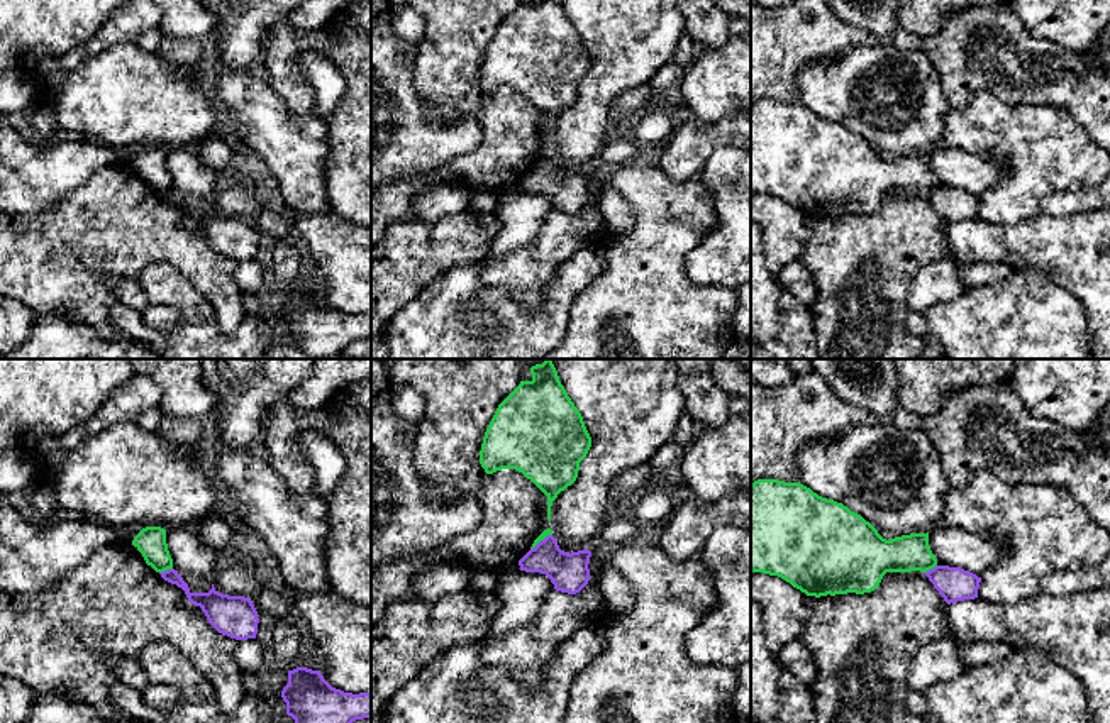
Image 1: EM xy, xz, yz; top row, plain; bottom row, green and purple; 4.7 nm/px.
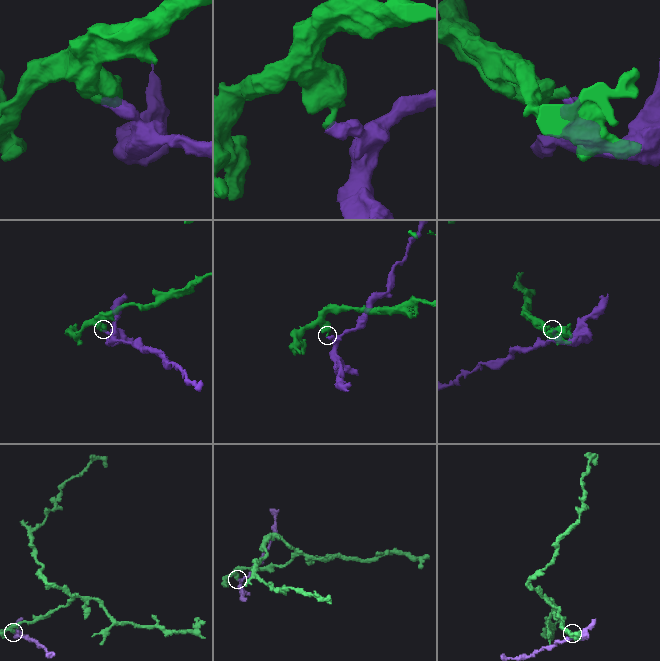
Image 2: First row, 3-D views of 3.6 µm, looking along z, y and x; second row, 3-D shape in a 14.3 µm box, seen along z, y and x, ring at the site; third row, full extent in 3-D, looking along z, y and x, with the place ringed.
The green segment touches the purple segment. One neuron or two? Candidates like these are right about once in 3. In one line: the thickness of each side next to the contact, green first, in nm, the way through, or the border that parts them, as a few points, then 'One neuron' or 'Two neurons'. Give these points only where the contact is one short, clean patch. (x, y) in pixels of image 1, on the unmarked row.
Thickness 140 nm (green) against 80 nm. Boundary: xy (172, 188), (160, 193). Two neurons

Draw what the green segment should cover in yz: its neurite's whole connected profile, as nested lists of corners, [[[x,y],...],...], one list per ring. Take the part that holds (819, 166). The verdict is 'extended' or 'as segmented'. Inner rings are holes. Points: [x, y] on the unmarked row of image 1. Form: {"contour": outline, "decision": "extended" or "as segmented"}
{"contour": [[[758,100],[751,105],[751,193],[778,196],[820,218],[871,213],[886,193],[927,193],[935,186],[929,152],[886,161],[861,135],[800,103]]], "decision": "as segmented"}

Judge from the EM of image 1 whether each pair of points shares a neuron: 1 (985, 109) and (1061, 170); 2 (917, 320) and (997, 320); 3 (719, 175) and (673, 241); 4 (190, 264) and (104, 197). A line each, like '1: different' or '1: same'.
1: same
2: different
3: different
4: same

